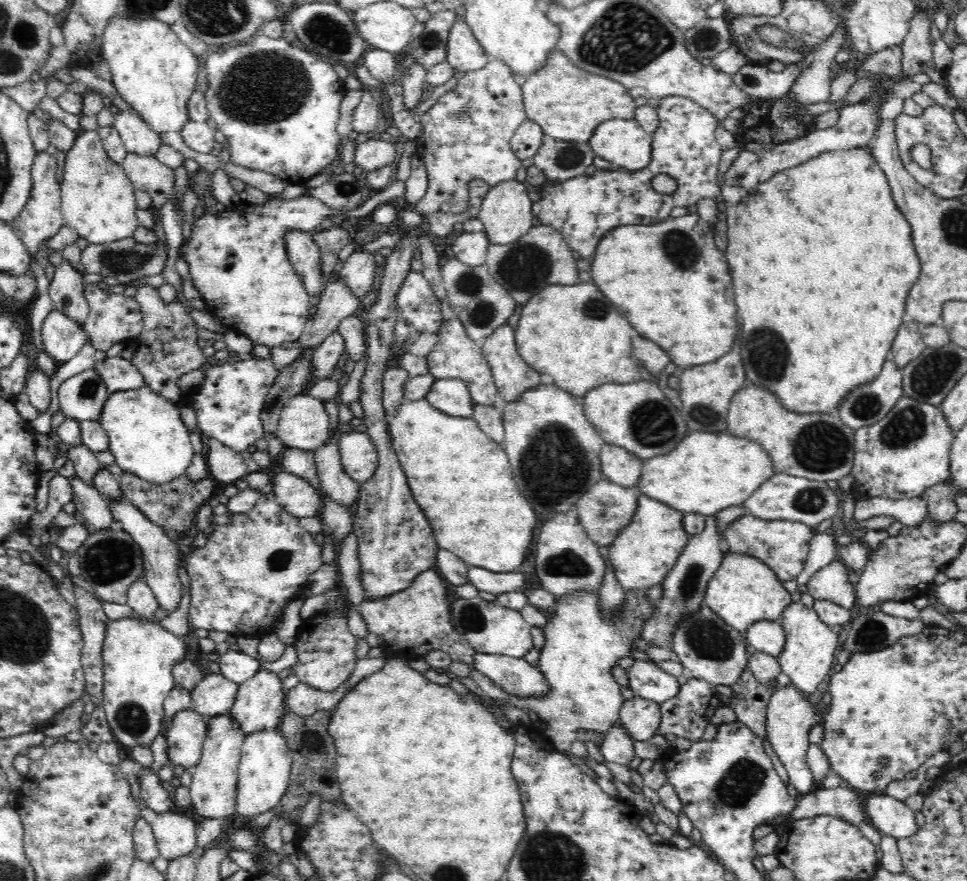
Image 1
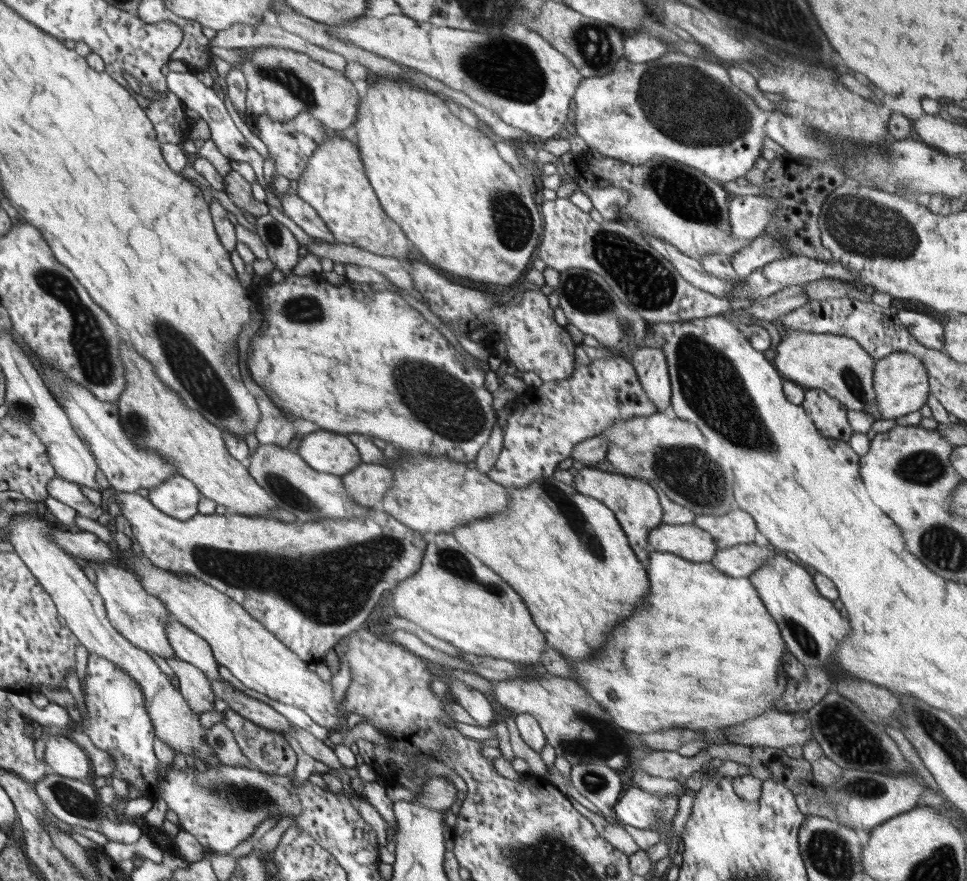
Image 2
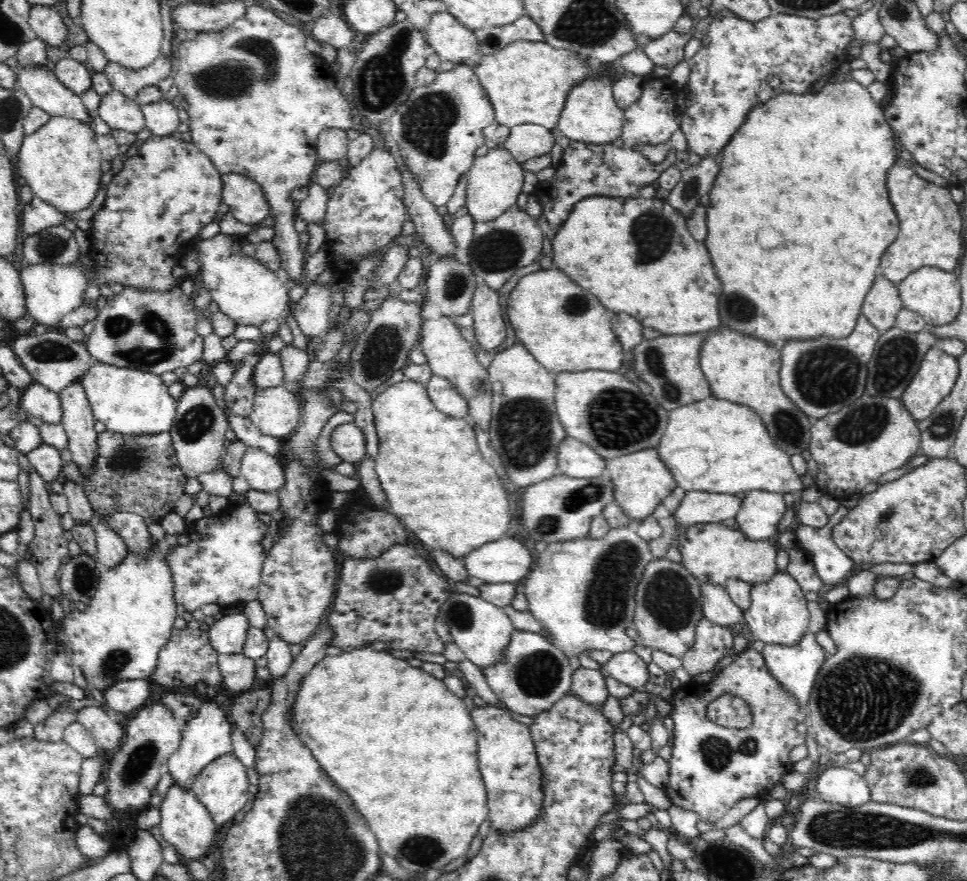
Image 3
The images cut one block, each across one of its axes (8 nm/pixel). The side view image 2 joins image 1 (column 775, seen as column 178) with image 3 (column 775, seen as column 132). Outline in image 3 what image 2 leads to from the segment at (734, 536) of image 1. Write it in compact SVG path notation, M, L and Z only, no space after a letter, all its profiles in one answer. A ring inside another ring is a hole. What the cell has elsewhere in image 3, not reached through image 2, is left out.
M748 490L748 496L740 502L736 512L738 530L752 540L776 538L778 524L786 512L786 502L778 492Z

